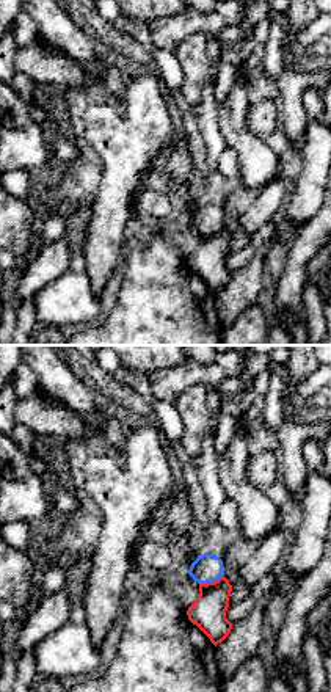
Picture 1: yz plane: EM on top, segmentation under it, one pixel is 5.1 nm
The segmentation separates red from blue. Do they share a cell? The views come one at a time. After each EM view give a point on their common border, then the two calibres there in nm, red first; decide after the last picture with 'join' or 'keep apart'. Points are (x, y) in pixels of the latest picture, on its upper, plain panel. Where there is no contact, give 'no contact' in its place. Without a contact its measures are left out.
meets red at (210, 231); 180 nm thick on the red side, 140 nm on the other

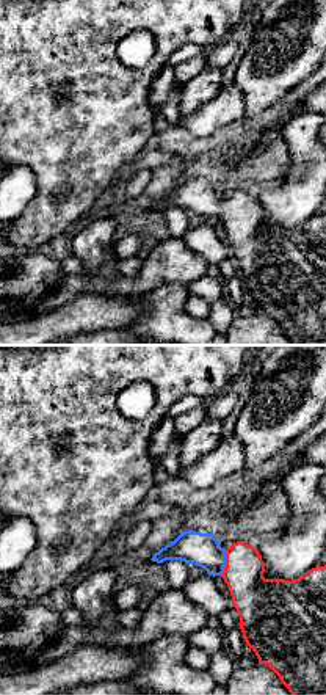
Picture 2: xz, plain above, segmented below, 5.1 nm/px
meets red at (226, 211); 240 nm thick on the red side, 170 nm on the other

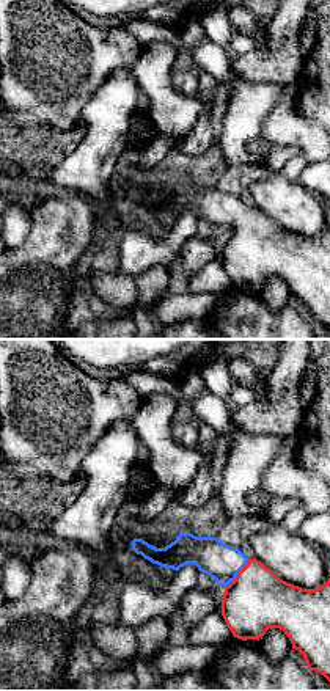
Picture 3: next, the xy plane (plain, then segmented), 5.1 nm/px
meets red at (238, 222); 320 nm thick on the red side, 190 nm on the other

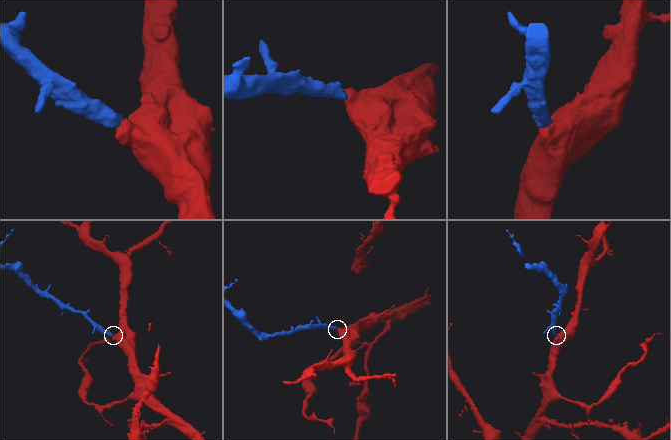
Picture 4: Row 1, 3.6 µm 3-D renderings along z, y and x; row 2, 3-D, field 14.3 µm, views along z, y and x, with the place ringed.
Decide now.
join

